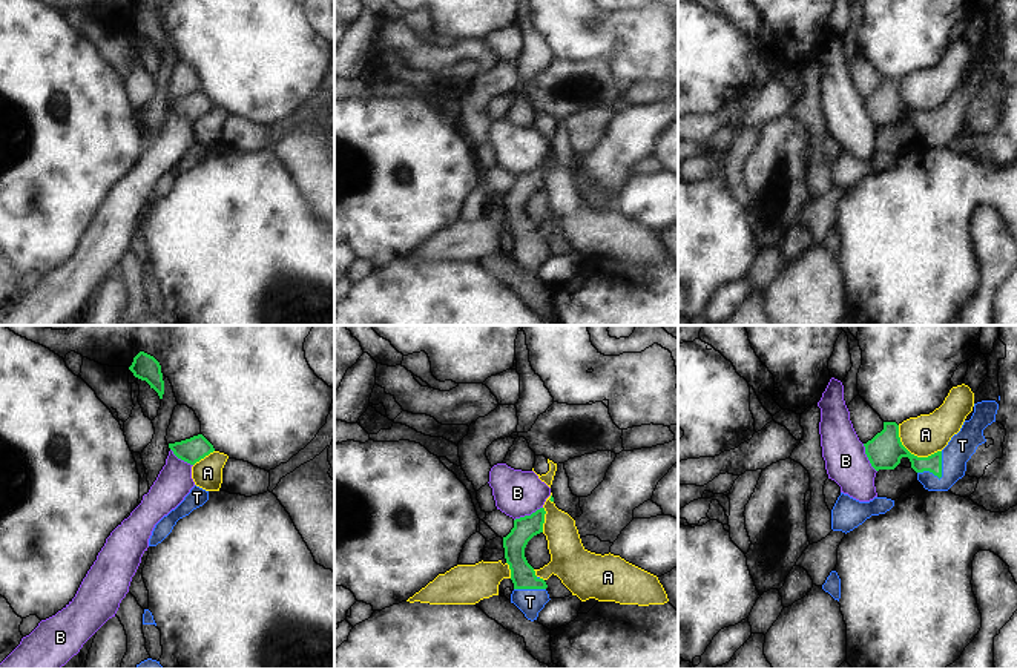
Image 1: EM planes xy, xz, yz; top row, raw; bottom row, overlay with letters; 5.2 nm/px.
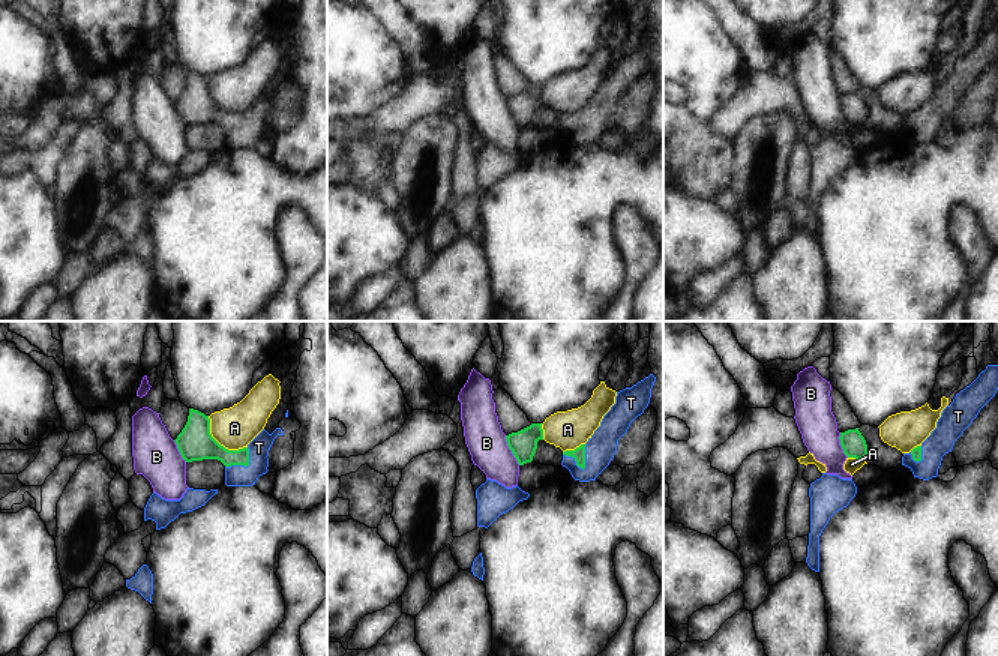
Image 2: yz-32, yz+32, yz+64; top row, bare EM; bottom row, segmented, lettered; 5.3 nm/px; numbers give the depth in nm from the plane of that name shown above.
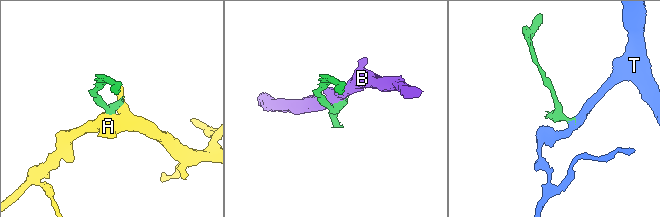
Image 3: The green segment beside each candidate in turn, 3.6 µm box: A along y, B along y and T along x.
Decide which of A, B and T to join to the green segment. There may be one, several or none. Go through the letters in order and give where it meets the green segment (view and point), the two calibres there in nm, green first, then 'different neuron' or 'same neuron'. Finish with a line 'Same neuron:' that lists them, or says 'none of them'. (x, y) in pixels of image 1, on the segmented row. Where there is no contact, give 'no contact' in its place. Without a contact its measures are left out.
A: meets green in yz at (913, 454); 190 nm thick on the green side, 220 nm on the other; different neuron
B: meets green in xz at (528, 516); 120 nm thick on the green side, 240 nm on the other; different neuron
T: meets green in yz at (941, 476); 90 nm thick on the green side, 140 nm on the other; same neuron
Same neuron: T

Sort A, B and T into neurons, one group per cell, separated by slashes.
A / B / T

